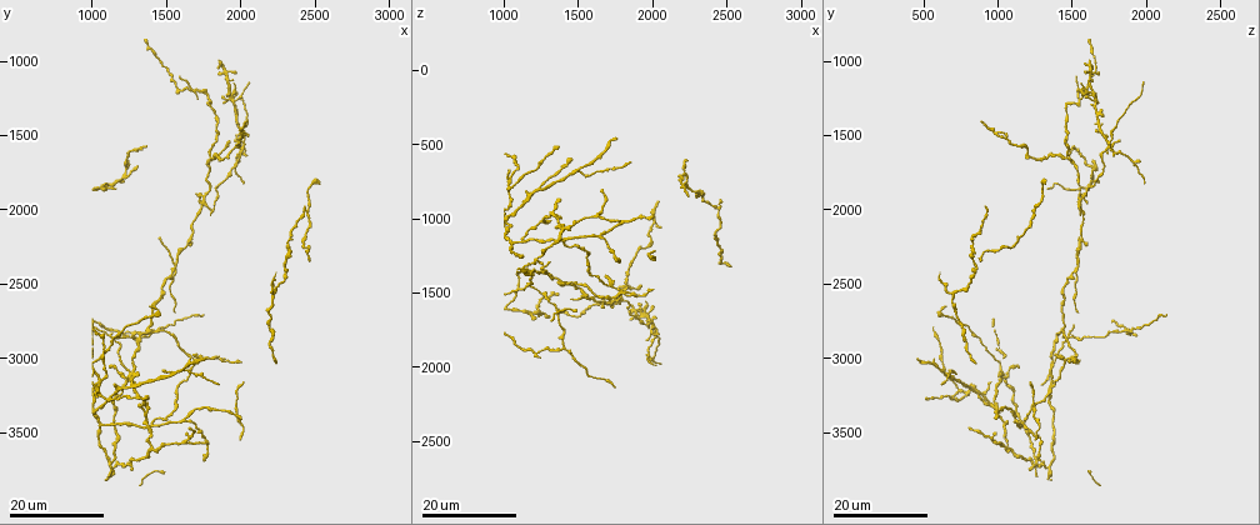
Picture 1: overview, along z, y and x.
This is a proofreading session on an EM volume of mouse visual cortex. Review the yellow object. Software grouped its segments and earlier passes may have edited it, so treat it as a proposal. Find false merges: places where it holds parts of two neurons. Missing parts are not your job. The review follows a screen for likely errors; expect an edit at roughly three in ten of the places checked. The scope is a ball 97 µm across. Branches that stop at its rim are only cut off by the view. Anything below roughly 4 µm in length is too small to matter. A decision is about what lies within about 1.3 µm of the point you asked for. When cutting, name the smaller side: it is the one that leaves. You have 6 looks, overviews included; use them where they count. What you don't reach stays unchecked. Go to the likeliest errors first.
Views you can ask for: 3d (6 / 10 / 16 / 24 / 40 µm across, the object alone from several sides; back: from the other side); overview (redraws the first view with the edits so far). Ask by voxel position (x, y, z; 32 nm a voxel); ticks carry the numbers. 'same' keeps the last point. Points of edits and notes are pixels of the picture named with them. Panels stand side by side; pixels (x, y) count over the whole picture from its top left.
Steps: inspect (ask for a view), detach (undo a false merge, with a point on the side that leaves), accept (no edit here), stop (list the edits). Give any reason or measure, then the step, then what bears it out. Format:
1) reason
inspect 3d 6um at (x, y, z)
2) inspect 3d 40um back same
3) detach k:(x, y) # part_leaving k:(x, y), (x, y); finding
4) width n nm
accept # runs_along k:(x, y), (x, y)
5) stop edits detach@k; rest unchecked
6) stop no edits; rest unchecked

arms part here
inspect 3d 16um at (1740, 1200, 1560)

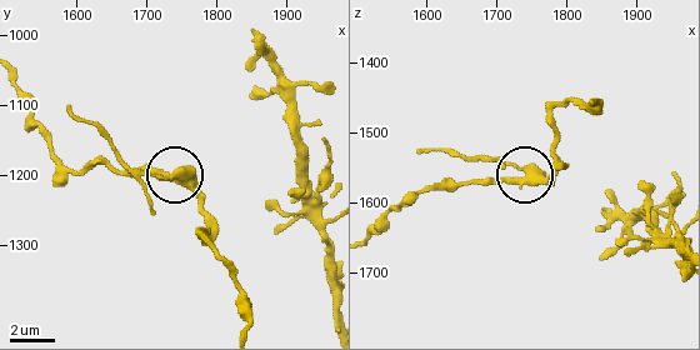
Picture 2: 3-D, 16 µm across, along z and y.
closer look
inspect 3d 10um at (1745, 1195, 1560)

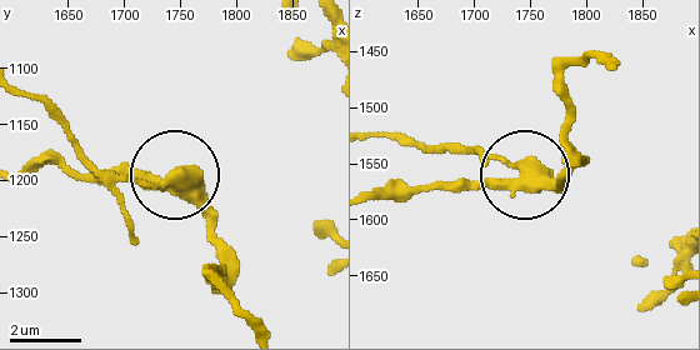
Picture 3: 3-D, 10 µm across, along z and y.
detach 3:(490, 156) # part_leaving 3:(534, 173), (375, 136); a second neuron is stuck on

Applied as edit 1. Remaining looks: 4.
inspect overview

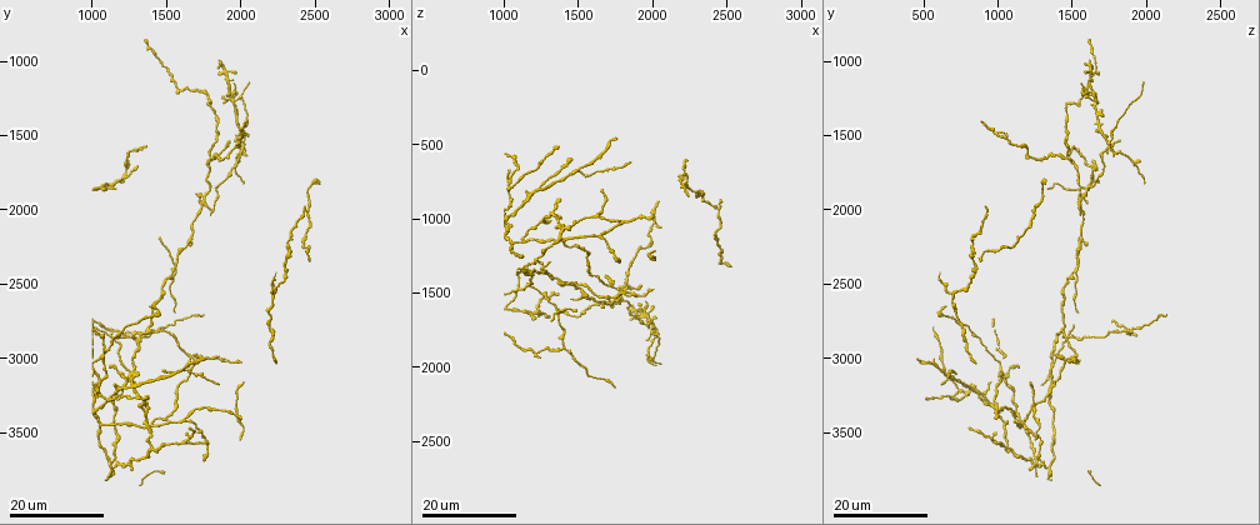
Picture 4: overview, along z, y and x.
four-way junction
inspect 3d 16um at (1820, 1660, 1480)

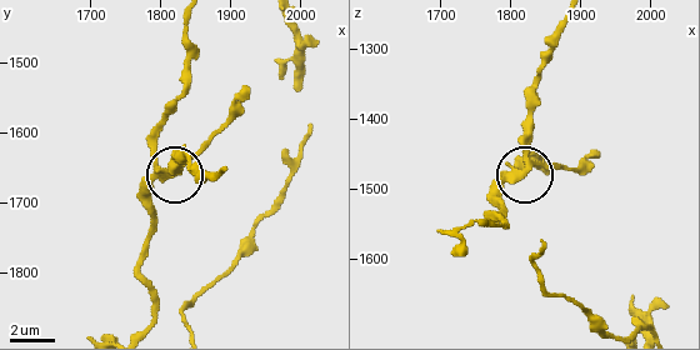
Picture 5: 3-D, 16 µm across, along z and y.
inspect 3d 6um at (1805, 1655, 1475)

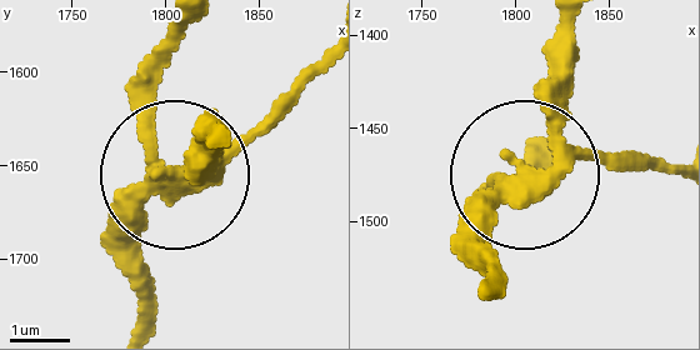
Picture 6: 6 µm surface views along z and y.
accept # runs_along 6:(133, 329), (148, 210), (218, 135); continuous, no second neuron

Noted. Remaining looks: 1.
stop edits detach@3; rest unchecked

